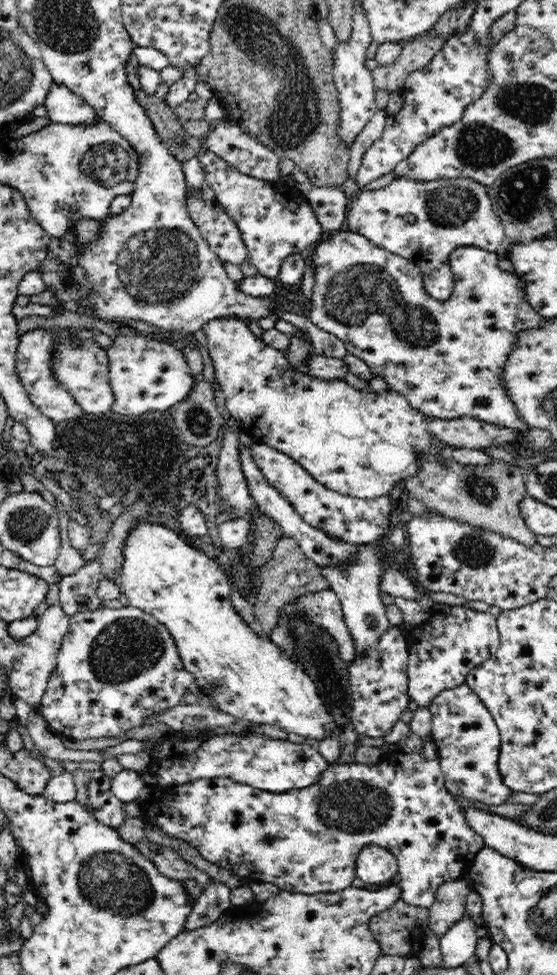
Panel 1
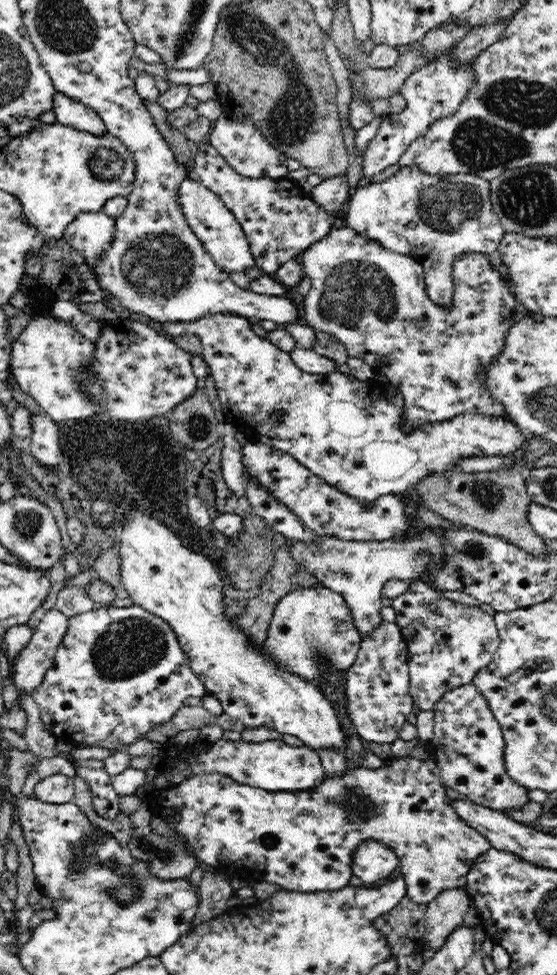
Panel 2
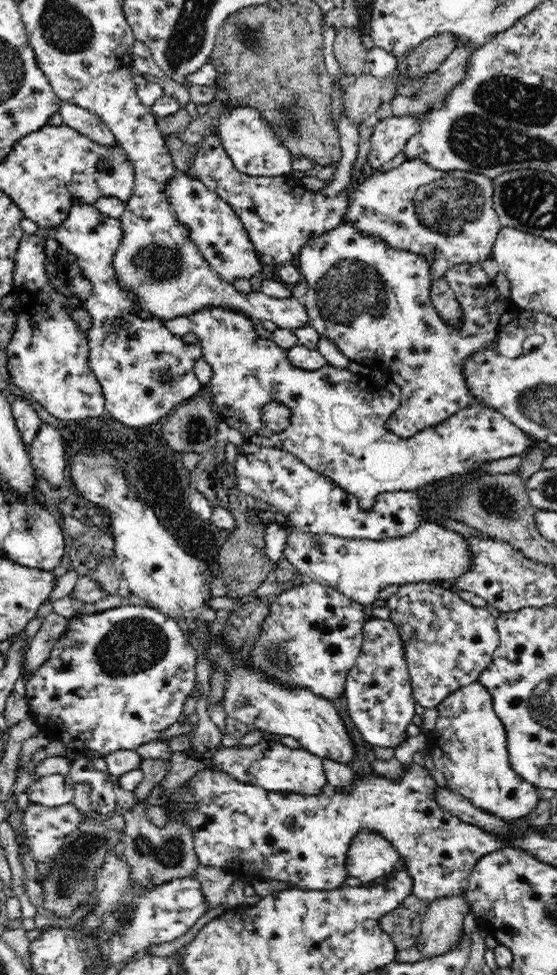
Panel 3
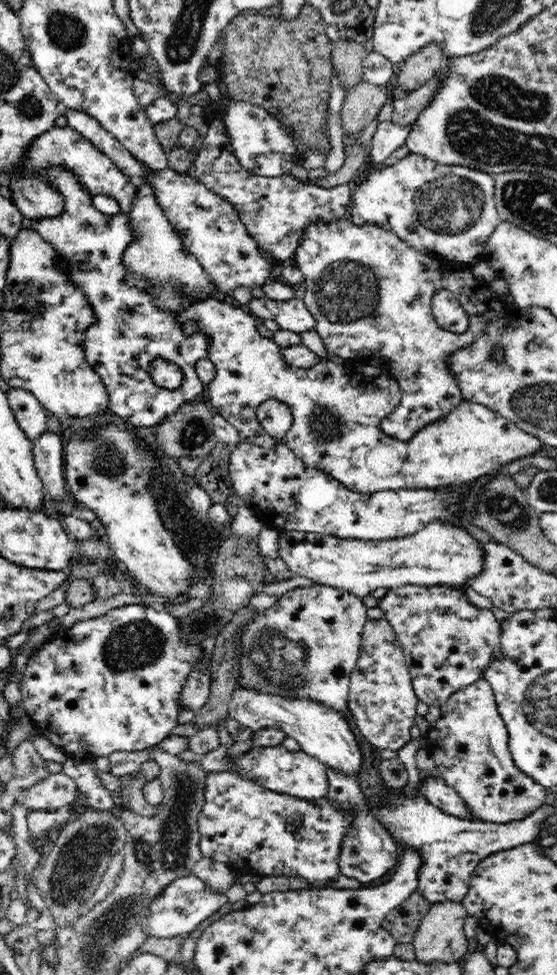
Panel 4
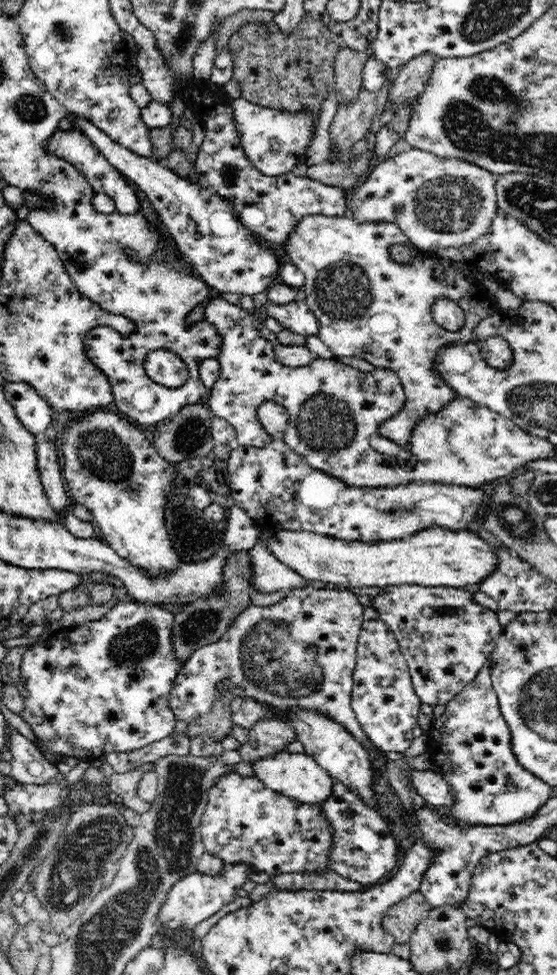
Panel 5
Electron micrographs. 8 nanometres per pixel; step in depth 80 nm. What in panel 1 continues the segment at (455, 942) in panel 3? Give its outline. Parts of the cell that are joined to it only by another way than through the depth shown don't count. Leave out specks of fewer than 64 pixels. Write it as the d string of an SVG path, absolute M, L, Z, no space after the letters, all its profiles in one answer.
M465 878L452 880L438 890L435 902L428 909L428 928L436 933L436 937L441 938L467 914L466 896L469 890L470 883Z

